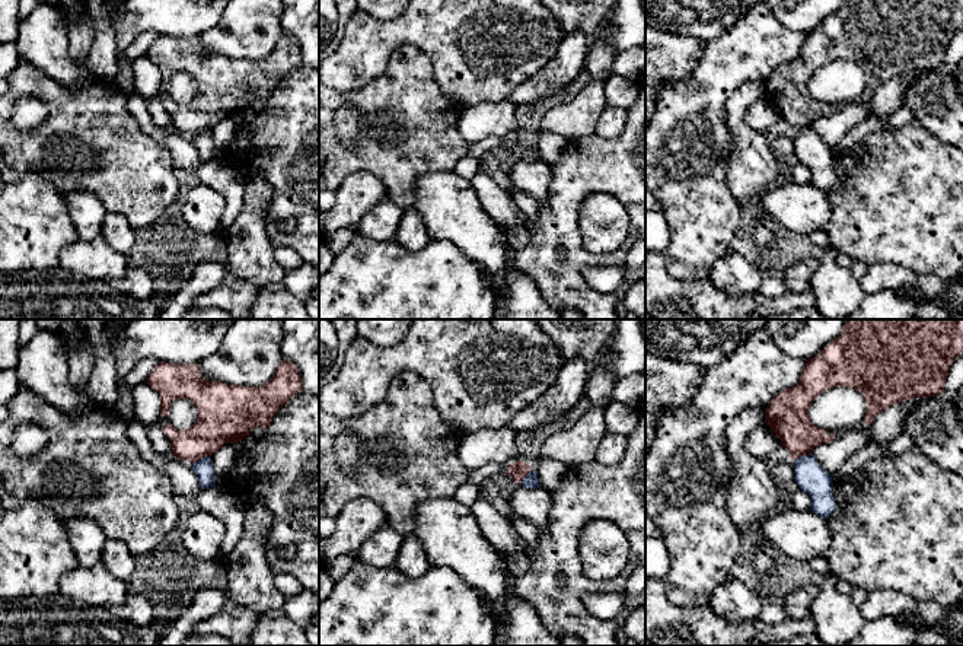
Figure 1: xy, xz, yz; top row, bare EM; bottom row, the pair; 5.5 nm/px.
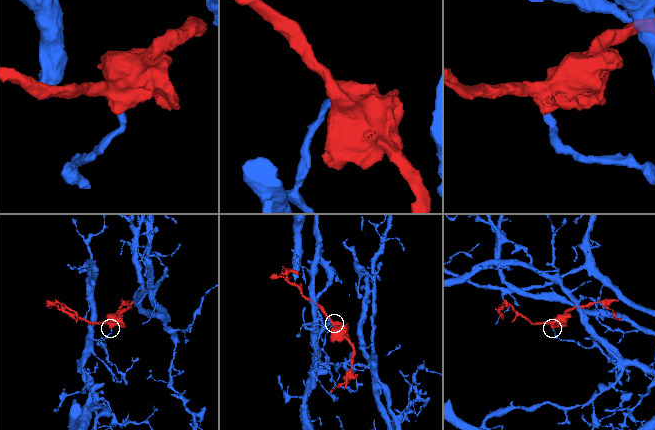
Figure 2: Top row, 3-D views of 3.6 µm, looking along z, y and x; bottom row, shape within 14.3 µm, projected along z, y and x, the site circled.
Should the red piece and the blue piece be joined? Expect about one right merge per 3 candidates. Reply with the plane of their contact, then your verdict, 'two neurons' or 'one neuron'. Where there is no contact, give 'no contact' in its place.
meets red in xy; two neurons

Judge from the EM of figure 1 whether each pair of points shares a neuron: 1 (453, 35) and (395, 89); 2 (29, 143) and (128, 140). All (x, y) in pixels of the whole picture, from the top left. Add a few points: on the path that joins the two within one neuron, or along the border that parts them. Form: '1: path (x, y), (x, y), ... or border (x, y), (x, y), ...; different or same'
1: border (395, 48), (415, 45), (430, 60), (442, 89); different
2: path (54, 152), (72, 150), (86, 143), (104, 143); same

